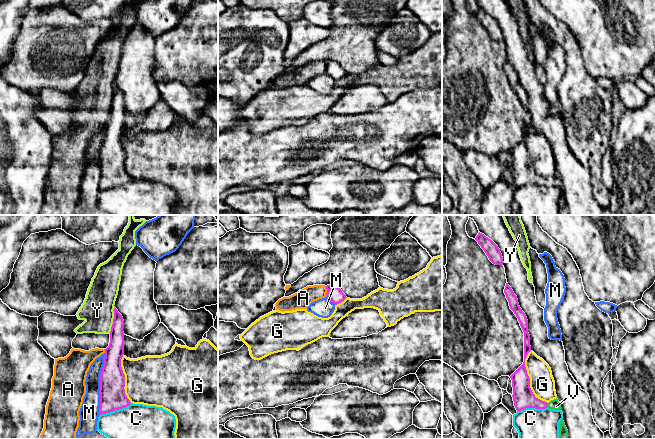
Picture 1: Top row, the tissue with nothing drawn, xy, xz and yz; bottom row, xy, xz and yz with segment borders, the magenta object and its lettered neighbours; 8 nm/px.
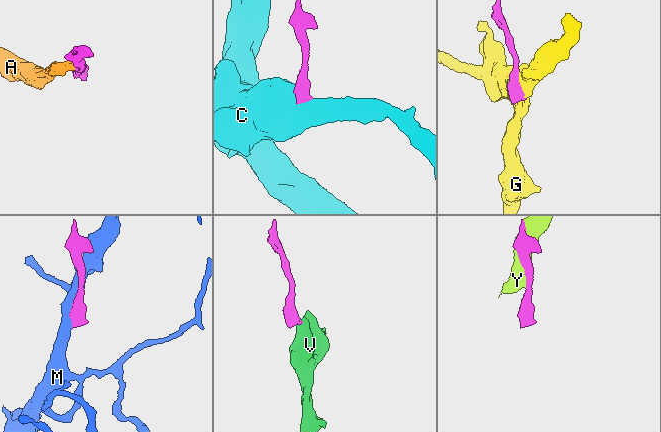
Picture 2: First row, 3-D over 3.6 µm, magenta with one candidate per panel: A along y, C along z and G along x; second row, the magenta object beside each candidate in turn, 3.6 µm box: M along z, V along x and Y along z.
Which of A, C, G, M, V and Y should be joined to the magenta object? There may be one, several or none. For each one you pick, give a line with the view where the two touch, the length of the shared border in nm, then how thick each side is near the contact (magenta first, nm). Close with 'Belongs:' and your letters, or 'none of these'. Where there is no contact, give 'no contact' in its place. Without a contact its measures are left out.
V: contact in yz; length 30 nm; calibres 170 and 80 nm
Belongs: V

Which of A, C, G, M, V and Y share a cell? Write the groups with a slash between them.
A Y / C / G / M / V

